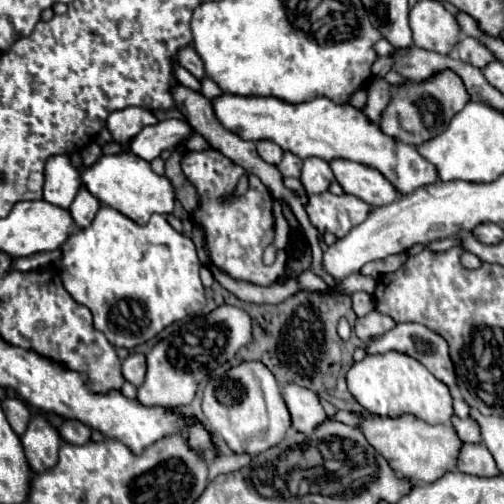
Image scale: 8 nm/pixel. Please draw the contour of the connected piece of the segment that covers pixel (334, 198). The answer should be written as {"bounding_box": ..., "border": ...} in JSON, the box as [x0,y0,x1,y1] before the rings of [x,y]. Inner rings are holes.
{"bounding_box":[305,191,371,237],"border":[[[329,191],[319,195],[307,195],[305,211],[313,227],[321,233],[333,233],[335,237],[345,237],[349,229],[357,227],[371,213],[371,205],[353,197],[349,193],[333,195]]]}

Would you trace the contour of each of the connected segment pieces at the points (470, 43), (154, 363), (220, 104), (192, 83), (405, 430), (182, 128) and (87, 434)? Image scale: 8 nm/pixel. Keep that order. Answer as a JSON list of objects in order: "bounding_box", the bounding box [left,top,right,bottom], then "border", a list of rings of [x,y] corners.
[{"bounding_box":[457,37,495,69],"border":[[[461,37],[459,45],[457,45],[457,55],[461,61],[483,69],[485,65],[489,65],[491,61],[495,61],[493,53],[489,53],[489,49],[485,49],[485,45],[481,45],[481,41],[477,41],[477,37]]]},{"bounding_box":[137,345,197,409],"border":[[[161,345],[147,353],[147,377],[137,391],[141,405],[161,405],[175,409],[189,405],[197,393],[197,381],[187,371],[177,371],[167,357],[161,357]]]},{"bounding_box":[213,93,439,195],"border":[[[223,93],[213,101],[213,111],[225,129],[243,139],[275,141],[283,151],[291,151],[301,159],[319,157],[331,161],[341,157],[373,167],[401,195],[407,195],[423,185],[431,185],[439,179],[437,167],[425,161],[413,145],[393,141],[393,137],[381,133],[379,123],[369,121],[365,113],[355,109],[353,105],[337,105],[325,97],[291,105],[277,97],[239,97]]]},{"bounding_box":[175,65,201,93],"border":[[[175,65],[175,77],[185,85],[185,87],[189,87],[189,89],[193,89],[193,91],[197,91],[197,93],[201,93],[201,83],[187,71],[187,69],[183,69],[183,67],[179,67],[179,65]]]},{"bounding_box":[361,415,463,481],"border":[[[363,415],[361,431],[365,433],[367,441],[375,447],[375,451],[379,451],[389,461],[395,473],[411,481],[437,481],[437,477],[443,477],[445,473],[457,469],[457,449],[461,449],[463,441],[457,441],[457,433],[449,429],[449,423],[429,425],[413,415],[403,415],[399,419]]]},{"bounding_box":[127,119,193,161],"border":[[[167,119],[157,125],[145,127],[137,137],[127,143],[127,151],[145,161],[153,161],[161,155],[161,151],[173,151],[177,143],[183,143],[191,135],[191,131],[193,129],[185,121]]]},{"bounding_box":[59,421,91,445],"border":[[[65,421],[59,429],[59,435],[73,445],[85,445],[91,439],[91,429],[87,425],[81,425],[81,421]]]}]

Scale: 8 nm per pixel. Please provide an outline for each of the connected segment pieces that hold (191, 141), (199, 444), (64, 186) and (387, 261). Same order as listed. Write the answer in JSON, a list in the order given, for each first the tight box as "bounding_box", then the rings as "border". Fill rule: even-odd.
[{"bounding_box":[185,133,210,151],"border":[[[193,133],[190,136],[187,143],[185,143],[185,146],[189,151],[201,151],[210,148],[207,141],[205,141],[205,139],[197,133]]]},{"bounding_box":[187,423,215,453],"border":[[[193,423],[193,425],[189,427],[189,431],[187,431],[187,439],[189,439],[189,443],[191,443],[195,449],[199,449],[199,451],[203,451],[203,453],[207,453],[207,449],[209,449],[211,453],[215,453],[215,449],[213,449],[211,443],[209,443],[209,435],[207,435],[207,431],[203,429],[203,425]]]},{"bounding_box":[43,155,81,209],"border":[[[69,155],[49,157],[45,163],[45,187],[43,199],[67,209],[81,187],[81,173],[73,167]]]},{"bounding_box":[359,253,407,277],"border":[[[401,253],[401,255],[391,255],[391,257],[385,257],[385,259],[379,259],[379,261],[371,261],[369,265],[363,265],[359,273],[361,273],[361,275],[377,273],[377,277],[379,277],[379,275],[383,275],[383,273],[397,271],[397,269],[403,265],[405,259],[407,259],[407,255]]]}]

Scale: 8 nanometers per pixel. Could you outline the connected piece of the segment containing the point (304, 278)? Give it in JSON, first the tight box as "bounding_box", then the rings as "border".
{"bounding_box":[297,271,325,289],"border":[[[307,271],[307,273],[299,275],[297,281],[299,281],[299,285],[301,285],[303,289],[325,289],[323,279],[319,279],[313,271]]]}

